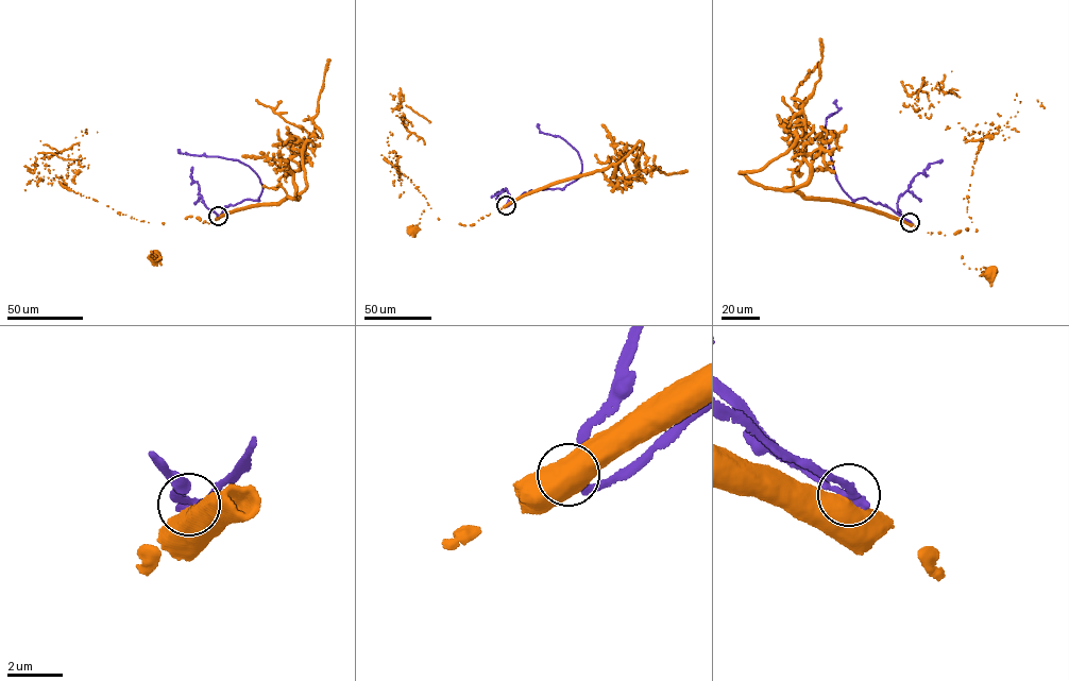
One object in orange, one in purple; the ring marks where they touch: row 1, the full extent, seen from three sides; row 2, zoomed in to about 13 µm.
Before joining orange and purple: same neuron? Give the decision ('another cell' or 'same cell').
another cell

